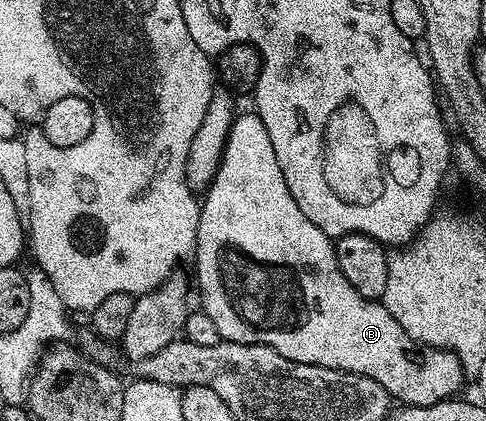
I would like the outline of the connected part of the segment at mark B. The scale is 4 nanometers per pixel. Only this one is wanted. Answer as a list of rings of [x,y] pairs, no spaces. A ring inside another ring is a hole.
[[[255,111],[241,112],[233,119],[217,173],[202,197],[195,257],[202,311],[214,319],[214,327],[218,327],[223,340],[265,345],[294,363],[361,373],[381,385],[389,398],[397,397],[397,402],[404,405],[433,405],[459,394],[456,392],[466,378],[466,370],[453,353],[421,345],[402,331],[398,319],[386,311],[383,303],[366,299],[350,287],[338,267],[333,238],[314,227],[302,215],[302,207],[294,203],[282,167],[278,167],[278,155],[274,155],[266,123]]]

